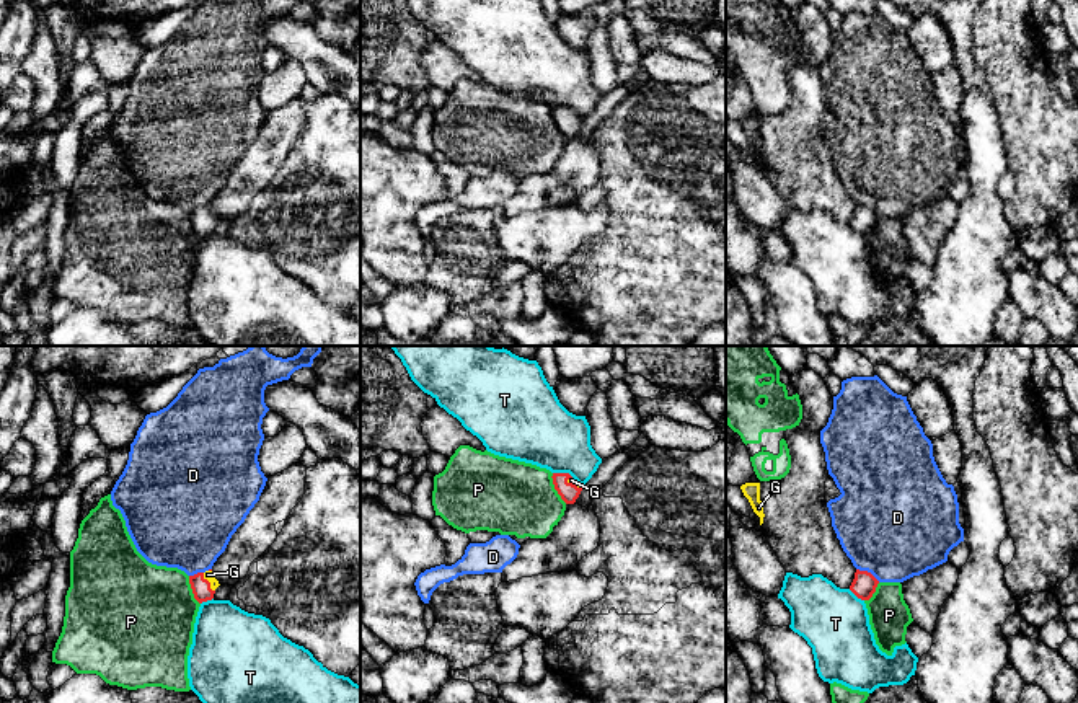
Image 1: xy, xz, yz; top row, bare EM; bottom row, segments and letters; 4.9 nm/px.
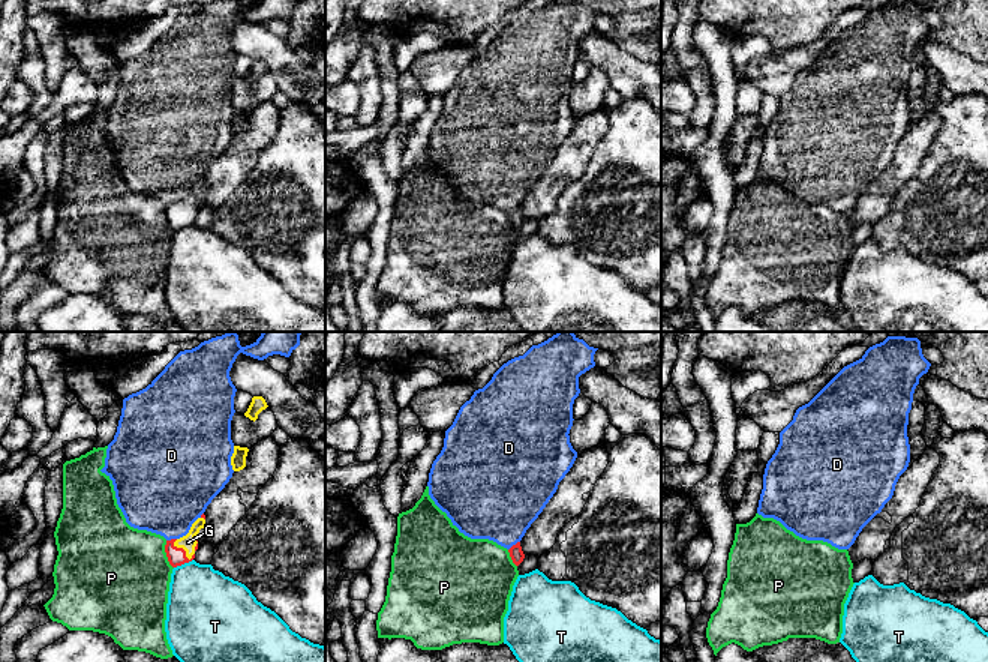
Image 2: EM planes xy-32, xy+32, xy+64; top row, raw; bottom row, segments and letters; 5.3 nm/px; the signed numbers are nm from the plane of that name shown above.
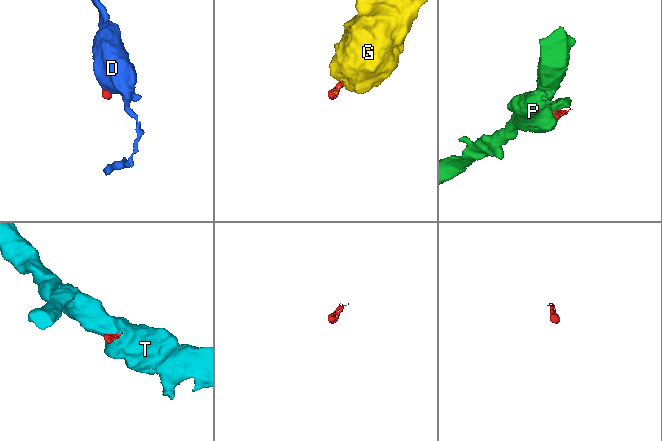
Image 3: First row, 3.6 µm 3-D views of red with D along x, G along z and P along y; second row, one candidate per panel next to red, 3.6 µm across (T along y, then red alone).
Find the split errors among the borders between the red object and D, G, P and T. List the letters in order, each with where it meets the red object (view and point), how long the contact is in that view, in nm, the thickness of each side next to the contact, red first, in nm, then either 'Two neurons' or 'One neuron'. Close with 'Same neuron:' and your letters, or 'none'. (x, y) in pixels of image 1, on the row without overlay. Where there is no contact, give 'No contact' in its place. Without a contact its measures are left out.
D: Touches red at yz (866, 206). Shared border 140 nm. Thickness 120 nm (red) against 500 nm. Two neurons
G: Touches red at xy (209, 217). Shared border 110 nm. Thickness 100 nm (red) against 50 nm. One neuron
P: Touches red at xz (555, 123). Shared border 170 nm. Thickness 90 nm (red) against 360 nm. Two neurons
T: Touches red at xz (563, 108). Shared border 110 nm. Thickness 90 nm (red) against 340 nm. Two neurons
Same neuron: G

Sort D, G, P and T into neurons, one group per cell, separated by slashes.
D / G / P / T

